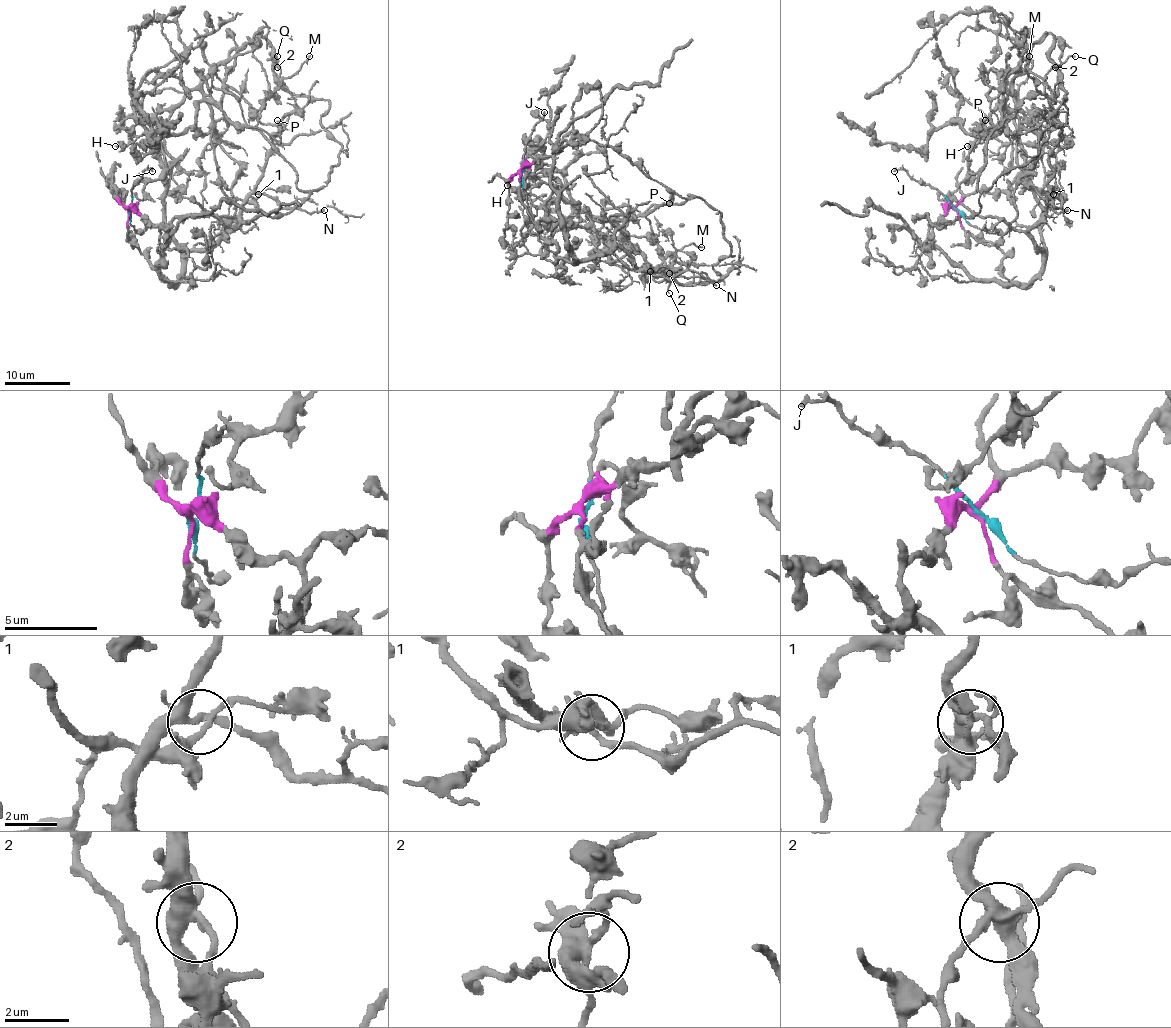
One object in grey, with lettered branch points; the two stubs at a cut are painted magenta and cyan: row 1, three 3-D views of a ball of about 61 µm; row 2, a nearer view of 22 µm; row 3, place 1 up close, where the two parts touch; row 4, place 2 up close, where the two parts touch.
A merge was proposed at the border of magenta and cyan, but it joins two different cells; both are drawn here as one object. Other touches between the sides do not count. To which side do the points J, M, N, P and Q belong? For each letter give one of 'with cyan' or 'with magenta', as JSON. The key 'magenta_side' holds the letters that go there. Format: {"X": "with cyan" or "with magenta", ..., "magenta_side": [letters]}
{"J": "with cyan", "M": "with magenta", "N": "with cyan", "P": "with magenta", "Q": "with cyan", "magenta_side": ["M", "P"]}

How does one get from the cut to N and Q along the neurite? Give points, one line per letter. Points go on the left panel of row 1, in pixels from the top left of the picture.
N: (130, 209), (136, 232), (161, 226), (182, 248), (205, 250), (252, 194), (269, 194), (284, 207), (325, 209)
Q: (130, 209), (136, 232), (158, 226), (182, 248), (205, 250), (238, 219), (275, 134), (302, 111), (277, 57)

